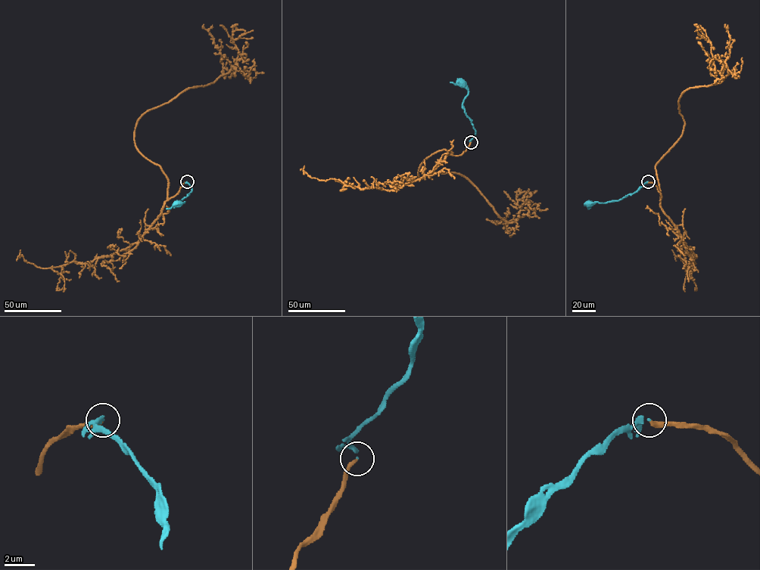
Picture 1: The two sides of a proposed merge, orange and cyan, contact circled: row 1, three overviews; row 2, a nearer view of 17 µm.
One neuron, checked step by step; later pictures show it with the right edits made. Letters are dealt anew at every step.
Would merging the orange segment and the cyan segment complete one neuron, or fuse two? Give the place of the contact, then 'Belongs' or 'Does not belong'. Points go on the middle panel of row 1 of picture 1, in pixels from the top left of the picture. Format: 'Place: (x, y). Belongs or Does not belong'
Place: (471, 142). Belongs

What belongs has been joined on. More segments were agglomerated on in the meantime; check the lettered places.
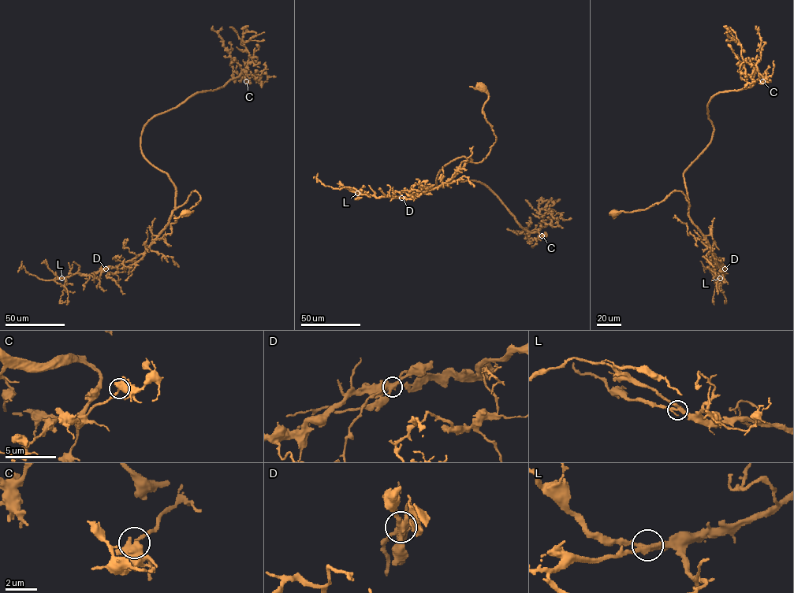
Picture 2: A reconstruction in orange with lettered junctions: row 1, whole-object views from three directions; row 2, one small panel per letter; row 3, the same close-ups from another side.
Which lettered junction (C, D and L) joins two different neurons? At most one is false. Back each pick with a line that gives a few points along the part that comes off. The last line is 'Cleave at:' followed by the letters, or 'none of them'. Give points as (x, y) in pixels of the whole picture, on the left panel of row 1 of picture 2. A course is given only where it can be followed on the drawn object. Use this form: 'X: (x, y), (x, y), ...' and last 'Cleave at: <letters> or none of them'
Cleave at: none of them

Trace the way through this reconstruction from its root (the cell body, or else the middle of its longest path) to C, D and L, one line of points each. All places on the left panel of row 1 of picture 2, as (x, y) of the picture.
C: (186, 213), (199, 194), (176, 206), (174, 184), (142, 152), (143, 127), (197, 92), (242, 73), (246, 81)
D: (186, 213), (192, 212), (187, 210), (199, 200), (195, 190), (173, 211), (169, 224), (144, 252), (106, 268)
L: (186, 213), (199, 200), (195, 190), (173, 211), (143, 253), (95, 274), (62, 278)

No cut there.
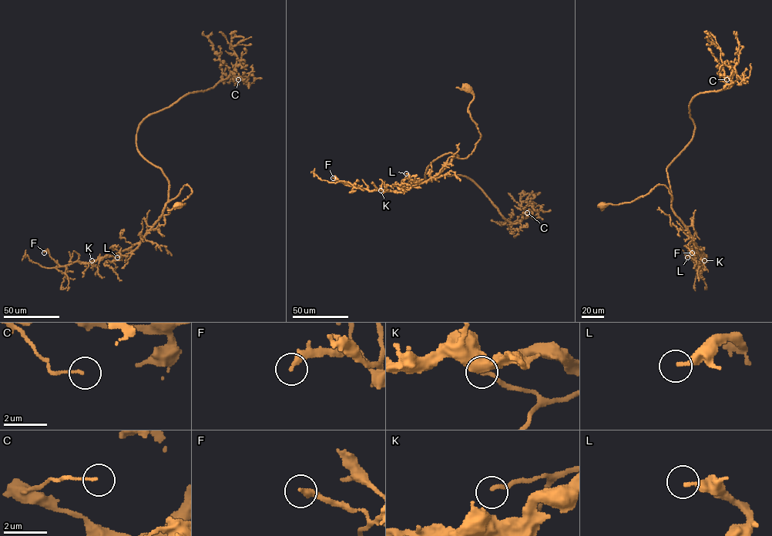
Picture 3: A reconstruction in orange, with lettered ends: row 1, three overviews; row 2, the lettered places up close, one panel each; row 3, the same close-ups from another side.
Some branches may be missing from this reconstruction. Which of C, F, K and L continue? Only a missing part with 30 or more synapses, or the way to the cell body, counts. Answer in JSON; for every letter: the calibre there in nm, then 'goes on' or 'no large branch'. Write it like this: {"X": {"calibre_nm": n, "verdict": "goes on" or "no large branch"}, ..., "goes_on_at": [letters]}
{"C": {"calibre_nm": 110, "verdict": "no large branch"}, "F": {"calibre_nm": 320, "verdict": "no large branch"}, "K": {"calibre_nm": 110, "verdict": "no large branch"}, "L": {"calibre_nm": 280, "verdict": "no large branch"}, "goes_on_at": []}

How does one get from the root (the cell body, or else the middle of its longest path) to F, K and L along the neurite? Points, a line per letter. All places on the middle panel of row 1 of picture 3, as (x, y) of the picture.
F: (468, 87), (481, 137), (466, 158), (401, 192), (333, 178)
K: (468, 87), (474, 95), (468, 112), (481, 135), (471, 152), (453, 158), (427, 181), (401, 192), (380, 190)
L: (468, 87), (474, 95), (468, 112), (481, 135), (474, 149), (424, 182), (411, 183), (406, 173)

